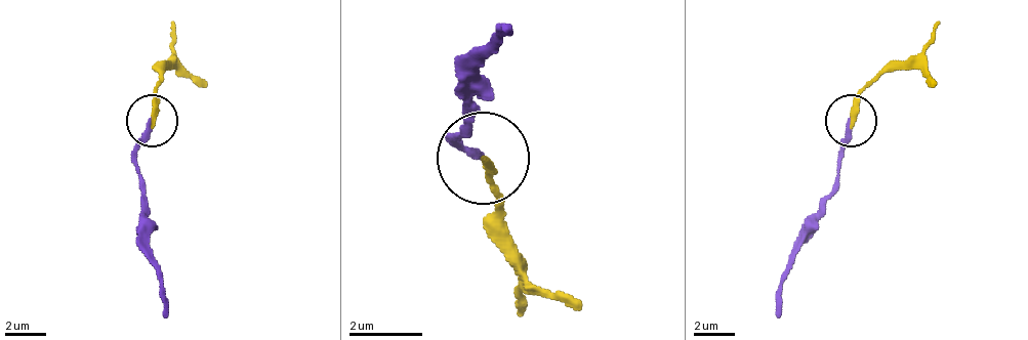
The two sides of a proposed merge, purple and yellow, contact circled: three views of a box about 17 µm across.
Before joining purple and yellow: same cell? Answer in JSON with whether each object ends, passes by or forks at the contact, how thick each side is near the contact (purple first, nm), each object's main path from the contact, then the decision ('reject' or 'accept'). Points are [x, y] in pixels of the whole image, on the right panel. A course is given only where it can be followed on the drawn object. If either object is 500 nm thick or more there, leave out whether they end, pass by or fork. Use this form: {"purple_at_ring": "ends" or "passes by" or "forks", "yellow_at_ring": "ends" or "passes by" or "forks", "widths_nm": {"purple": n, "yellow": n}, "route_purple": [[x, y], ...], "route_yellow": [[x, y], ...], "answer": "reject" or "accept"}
{"purple_at_ring": "ends", "yellow_at_ring": "ends", "widths_nm": {"purple": 240, "yellow": 240}, "route_purple": [[850, 119], [839, 151], [839, 181], [809, 238], [792, 259], [777, 315]], "route_yellow": [[850, 119], [865, 88], [901, 68], [917, 52], [938, 20]], "answer": "accept"}

